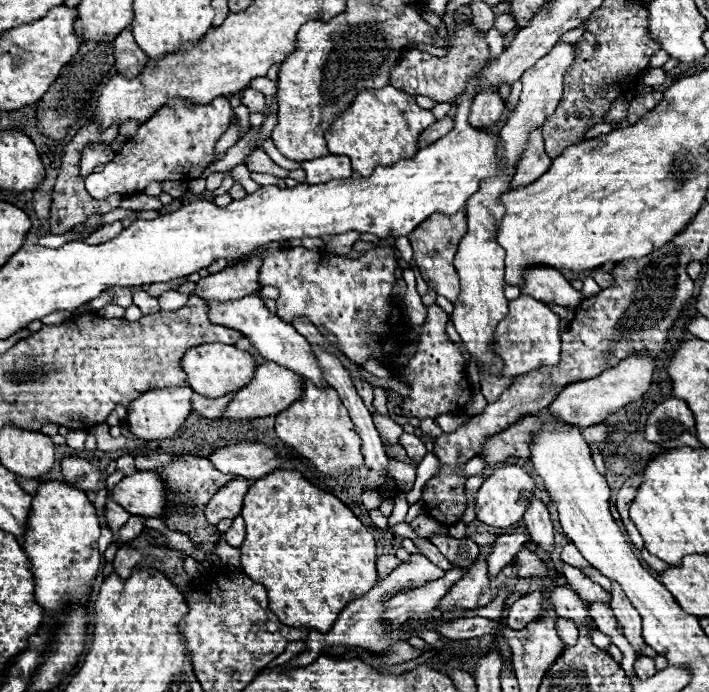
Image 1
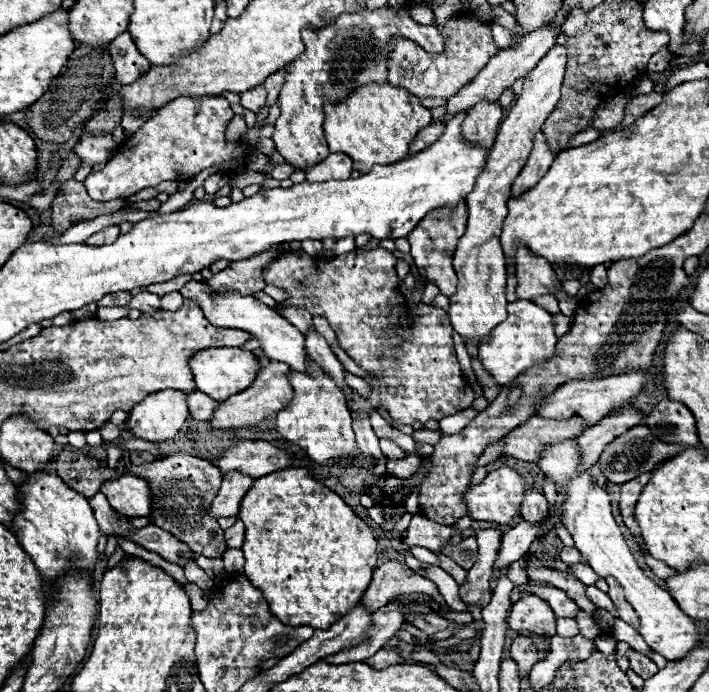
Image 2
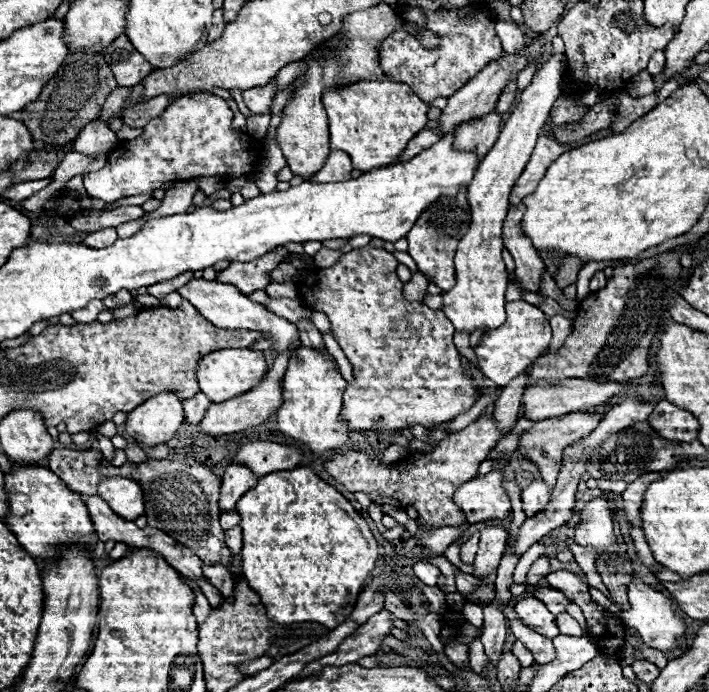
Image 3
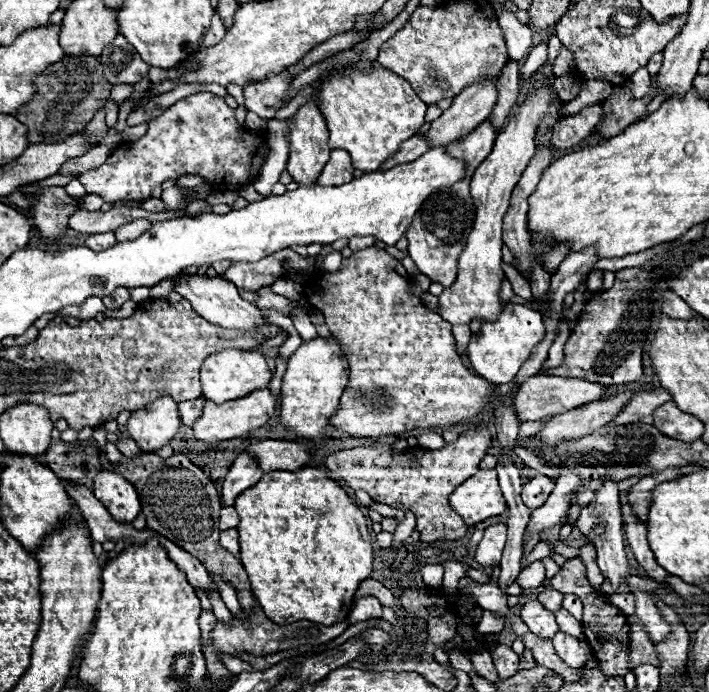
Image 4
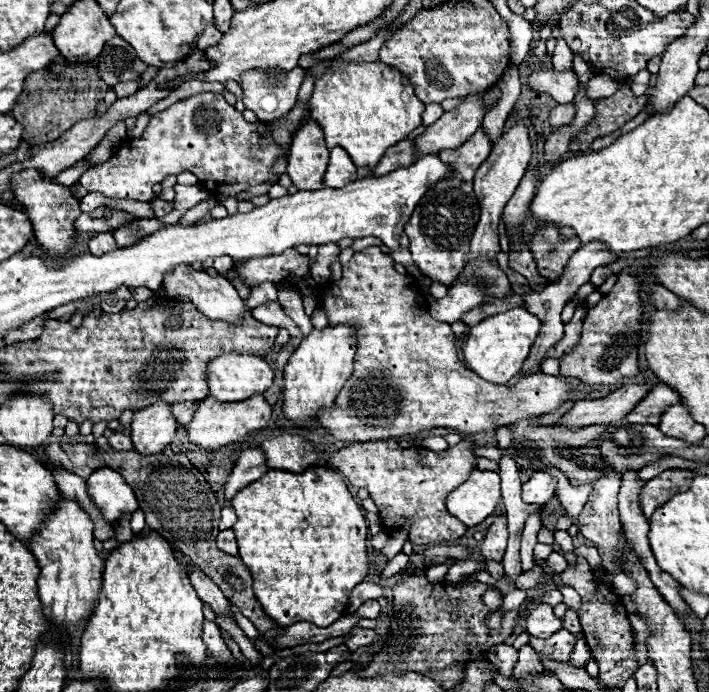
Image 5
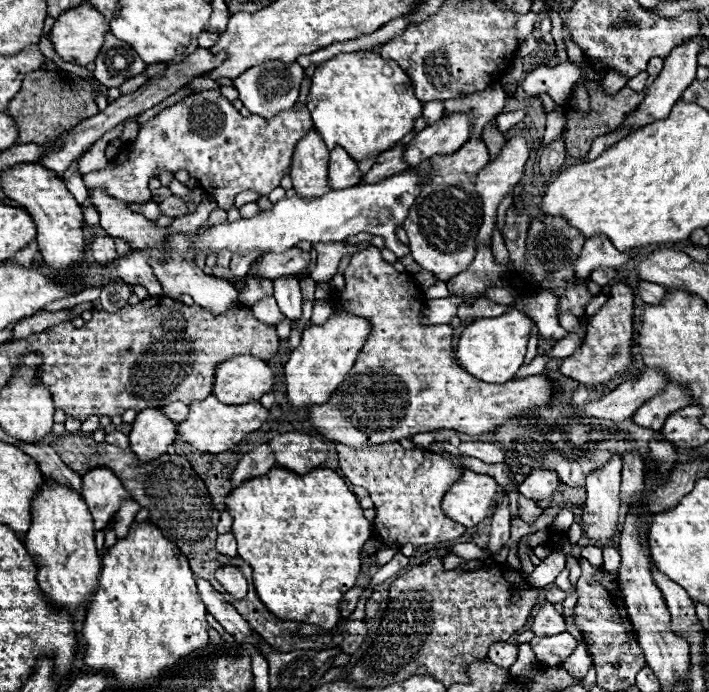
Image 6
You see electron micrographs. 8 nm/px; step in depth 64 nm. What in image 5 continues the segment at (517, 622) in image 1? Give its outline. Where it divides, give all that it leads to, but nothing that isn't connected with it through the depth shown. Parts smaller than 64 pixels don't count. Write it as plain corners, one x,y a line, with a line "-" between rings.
538,604
526,616
526,632
536,638
550,638
556,630
562,628
562,622
554,616
548,604

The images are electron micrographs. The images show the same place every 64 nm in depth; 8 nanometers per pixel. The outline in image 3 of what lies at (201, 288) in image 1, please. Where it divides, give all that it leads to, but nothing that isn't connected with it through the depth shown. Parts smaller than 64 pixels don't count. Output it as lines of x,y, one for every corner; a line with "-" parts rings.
284,248
272,250
272,254
264,254
264,258
256,258
256,262
232,262
226,270
218,272
216,282
232,284
242,294
252,294
256,290
264,290
270,284
270,272
282,260
296,260
300,256
290,254

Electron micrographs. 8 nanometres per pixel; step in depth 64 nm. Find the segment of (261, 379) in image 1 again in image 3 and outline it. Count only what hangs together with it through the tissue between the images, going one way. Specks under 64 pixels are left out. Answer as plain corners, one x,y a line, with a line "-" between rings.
284,354
276,356
274,366
270,368
270,372
264,374
262,382
254,390
248,390
246,394
234,396
234,398
226,400
226,402
220,402
220,404
212,404
208,408
204,420
200,422
200,430
204,434
210,434
210,436
222,436
222,434
232,434
232,432
248,430
248,428
258,426
264,420
268,420
268,416
282,406
282,392
284,392
282,390
282,382
284,382
286,368
288,368
288,356
284,356

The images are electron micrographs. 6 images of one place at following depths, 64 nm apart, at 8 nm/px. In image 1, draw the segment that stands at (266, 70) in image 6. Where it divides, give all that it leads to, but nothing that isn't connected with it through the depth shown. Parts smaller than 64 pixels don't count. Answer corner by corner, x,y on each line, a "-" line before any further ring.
248,88
248,90
244,92
242,104
248,106
252,112
262,112
262,110
266,108
266,98
264,98
262,92
258,92
258,90
250,90
250,88

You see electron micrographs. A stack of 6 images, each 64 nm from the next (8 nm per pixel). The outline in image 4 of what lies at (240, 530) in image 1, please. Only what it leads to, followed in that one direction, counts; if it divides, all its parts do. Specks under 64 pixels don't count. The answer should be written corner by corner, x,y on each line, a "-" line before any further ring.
228,528
228,530
222,530
220,534
220,544
232,552
232,554
240,554
240,546
238,546
238,530
236,528

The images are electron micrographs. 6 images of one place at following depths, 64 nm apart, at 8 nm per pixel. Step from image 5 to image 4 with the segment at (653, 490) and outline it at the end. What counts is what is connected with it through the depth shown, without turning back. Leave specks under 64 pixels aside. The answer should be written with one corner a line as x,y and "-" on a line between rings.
668,468
668,470
662,470
662,472
656,472
656,474
640,478
638,484
634,484
630,488
630,492
628,492
628,504
630,504
632,512
636,514
636,518
642,518
642,522
646,520
648,504
650,504
650,492
652,492
654,486
658,486
662,482
668,482
668,480
674,480
678,476
680,476
678,470

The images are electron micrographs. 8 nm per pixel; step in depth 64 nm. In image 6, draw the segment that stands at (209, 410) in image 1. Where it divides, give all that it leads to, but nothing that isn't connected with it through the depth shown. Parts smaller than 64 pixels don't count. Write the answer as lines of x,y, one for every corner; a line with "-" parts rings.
172,402
172,404
168,404
168,406
162,408
162,412
164,412
172,422
176,422
176,424
184,422
184,418
188,416
188,410
190,410
190,406
184,404
184,402

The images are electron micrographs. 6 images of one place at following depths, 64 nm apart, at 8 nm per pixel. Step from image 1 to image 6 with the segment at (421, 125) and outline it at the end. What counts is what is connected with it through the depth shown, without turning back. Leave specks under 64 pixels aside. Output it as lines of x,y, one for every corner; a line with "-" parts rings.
338,54
324,64
320,64
312,76
312,86
306,102
314,128
320,132
326,146
332,150
334,146
342,146
356,162
362,162
370,156
378,156
384,150
392,148
400,142
412,128
416,118
422,114
422,102
414,96
414,88
410,78
400,70
394,60
384,60
374,54

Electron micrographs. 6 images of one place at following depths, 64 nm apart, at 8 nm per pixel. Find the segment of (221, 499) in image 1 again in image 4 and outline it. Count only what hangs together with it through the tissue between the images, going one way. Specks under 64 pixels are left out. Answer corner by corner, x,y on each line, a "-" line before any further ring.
240,454
230,466
224,484
222,484
222,502
224,506
234,506
234,500
248,488
252,488
262,478
258,464
248,454

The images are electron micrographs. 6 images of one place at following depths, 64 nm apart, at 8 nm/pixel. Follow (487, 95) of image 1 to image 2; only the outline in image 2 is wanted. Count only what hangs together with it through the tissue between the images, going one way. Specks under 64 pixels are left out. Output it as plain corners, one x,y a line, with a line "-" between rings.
480,100
480,104
470,108
466,114
464,134
470,142
490,148
494,144
500,122
502,122
502,106
498,102

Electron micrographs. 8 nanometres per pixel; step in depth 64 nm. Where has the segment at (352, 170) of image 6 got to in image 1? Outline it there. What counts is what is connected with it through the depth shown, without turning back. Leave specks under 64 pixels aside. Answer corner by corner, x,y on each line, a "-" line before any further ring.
338,154
308,160
302,168
306,170
306,184
324,184
328,180
344,180
352,176
350,160

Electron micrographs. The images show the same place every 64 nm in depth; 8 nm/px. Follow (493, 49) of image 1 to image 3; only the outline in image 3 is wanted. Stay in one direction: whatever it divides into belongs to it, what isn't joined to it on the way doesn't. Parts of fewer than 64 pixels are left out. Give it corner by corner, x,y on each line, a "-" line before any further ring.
506,22
496,24
496,36
500,38
506,52
514,52
514,50
520,52
528,40
528,36
518,28
518,24
506,24

